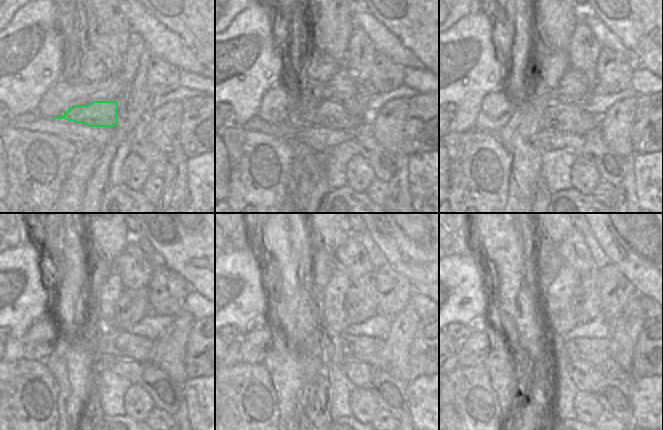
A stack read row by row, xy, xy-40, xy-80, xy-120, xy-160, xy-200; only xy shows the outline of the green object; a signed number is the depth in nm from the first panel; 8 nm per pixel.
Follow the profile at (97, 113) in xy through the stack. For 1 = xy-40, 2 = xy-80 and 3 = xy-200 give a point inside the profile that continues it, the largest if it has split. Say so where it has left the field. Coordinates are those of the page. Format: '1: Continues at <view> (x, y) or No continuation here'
1: Continues at xy-40 (313, 112)
2: Continues at xy-80 (536, 111)
3: Continues at xy-200 (598, 352)

